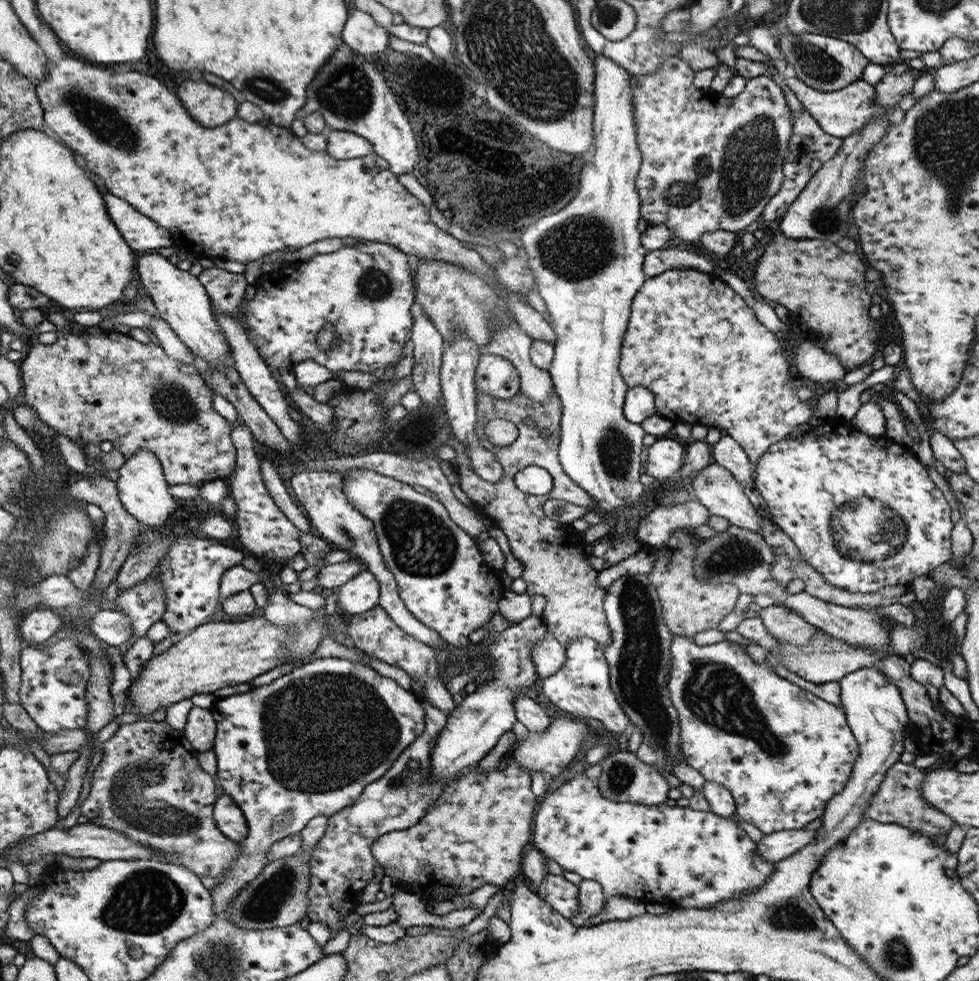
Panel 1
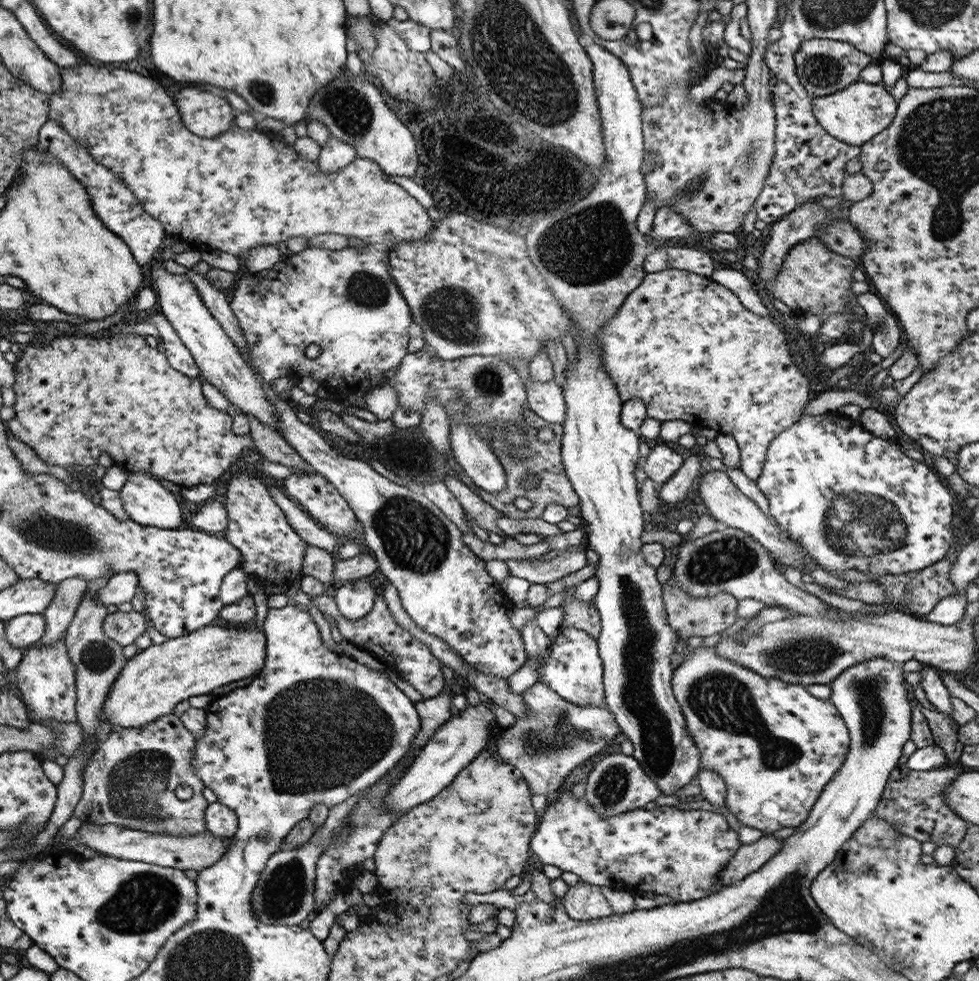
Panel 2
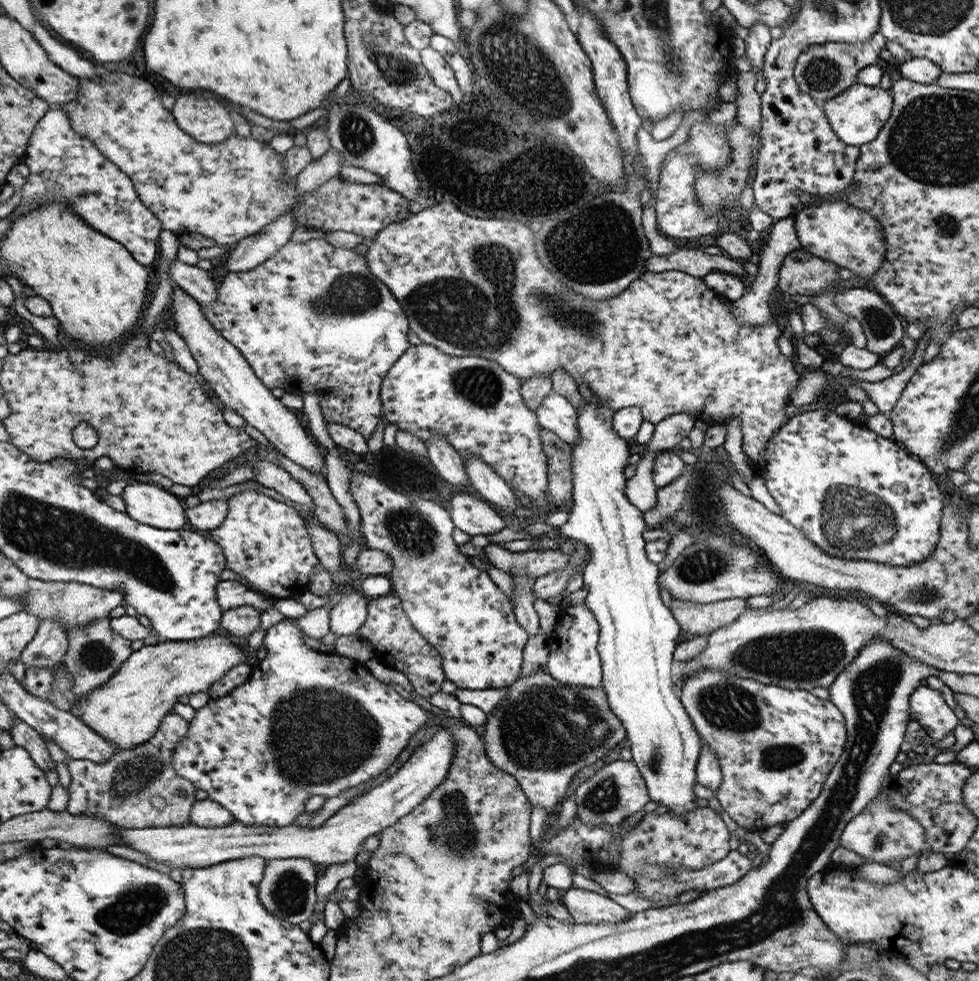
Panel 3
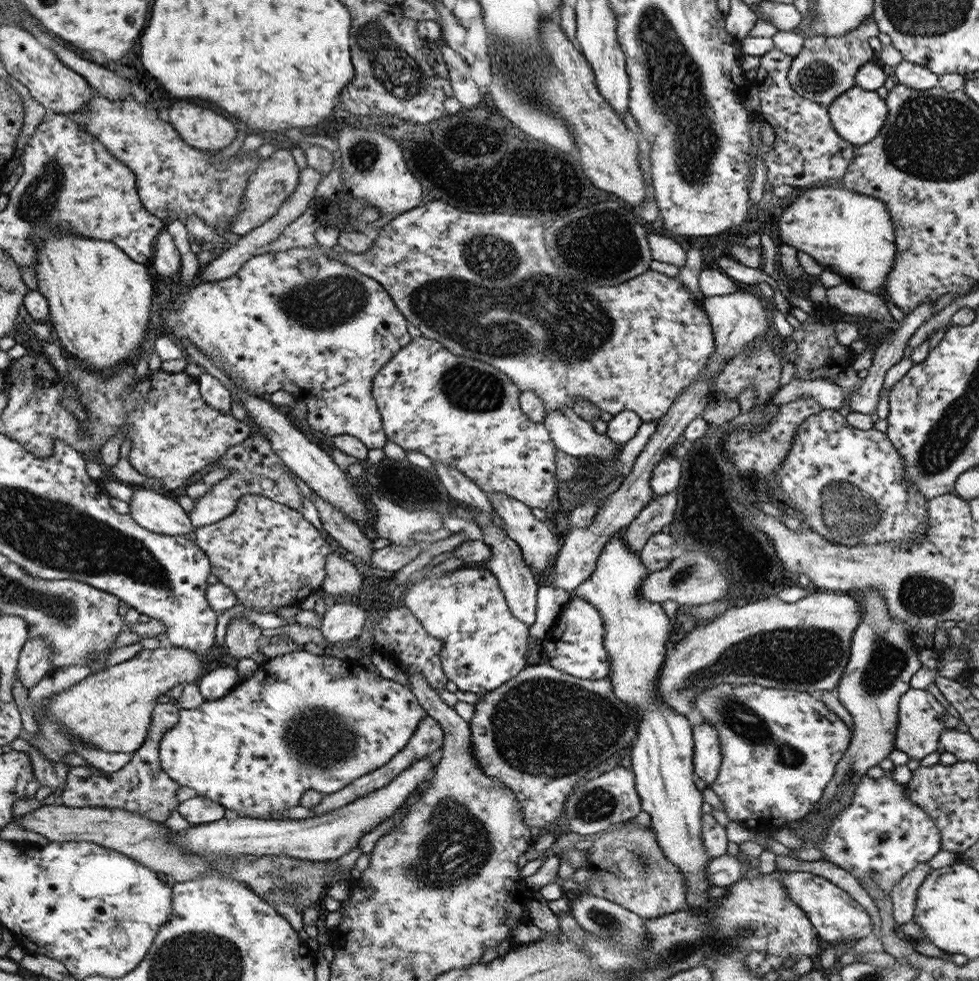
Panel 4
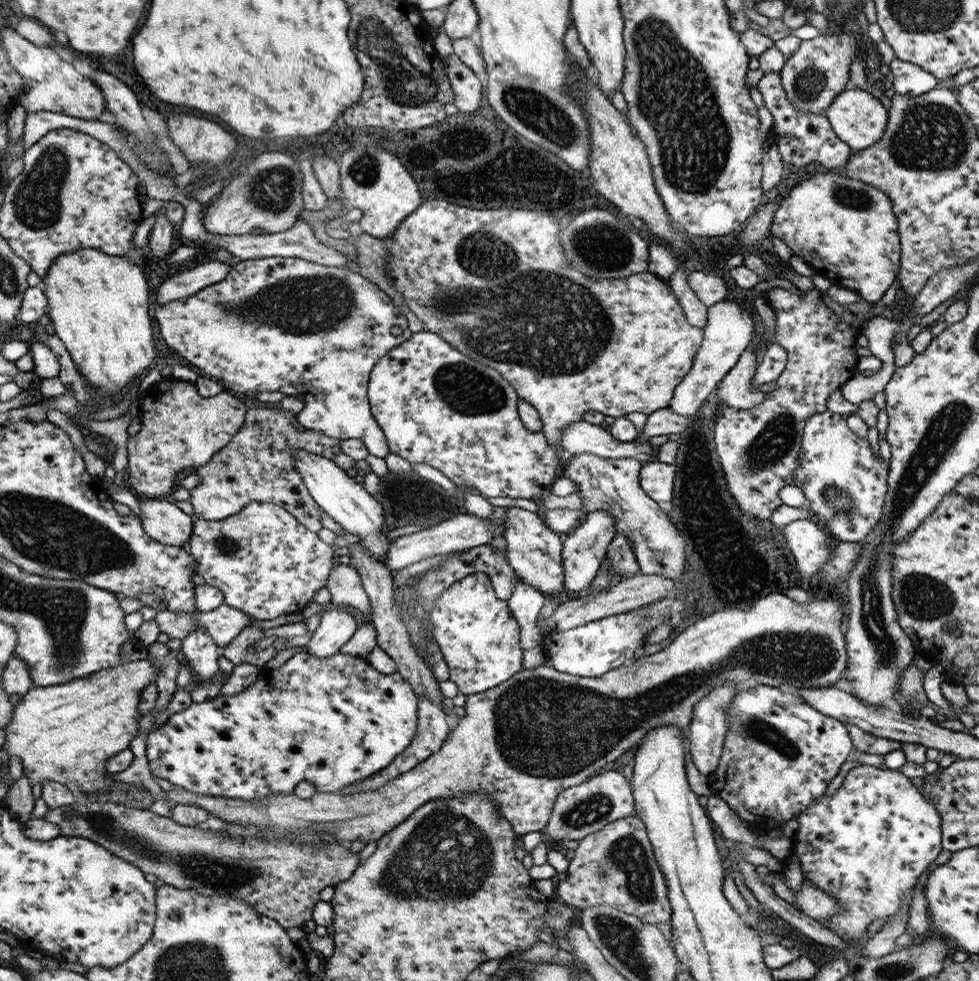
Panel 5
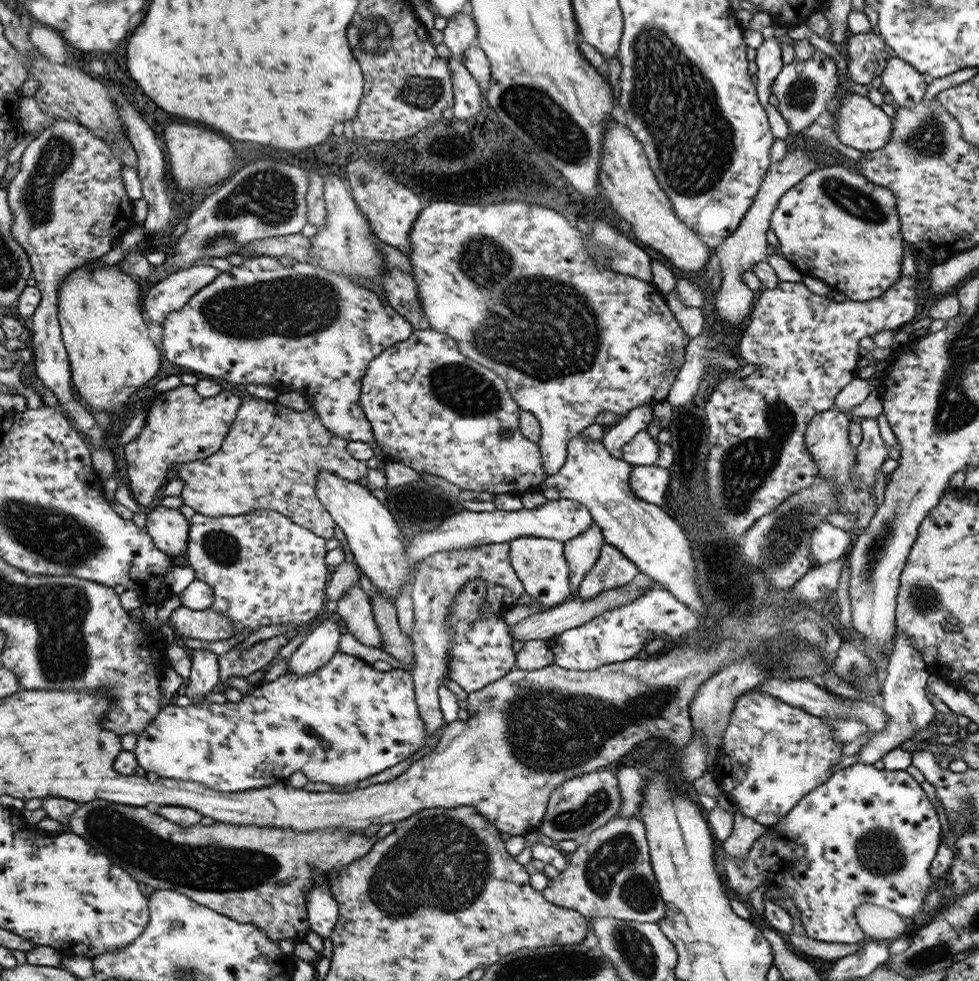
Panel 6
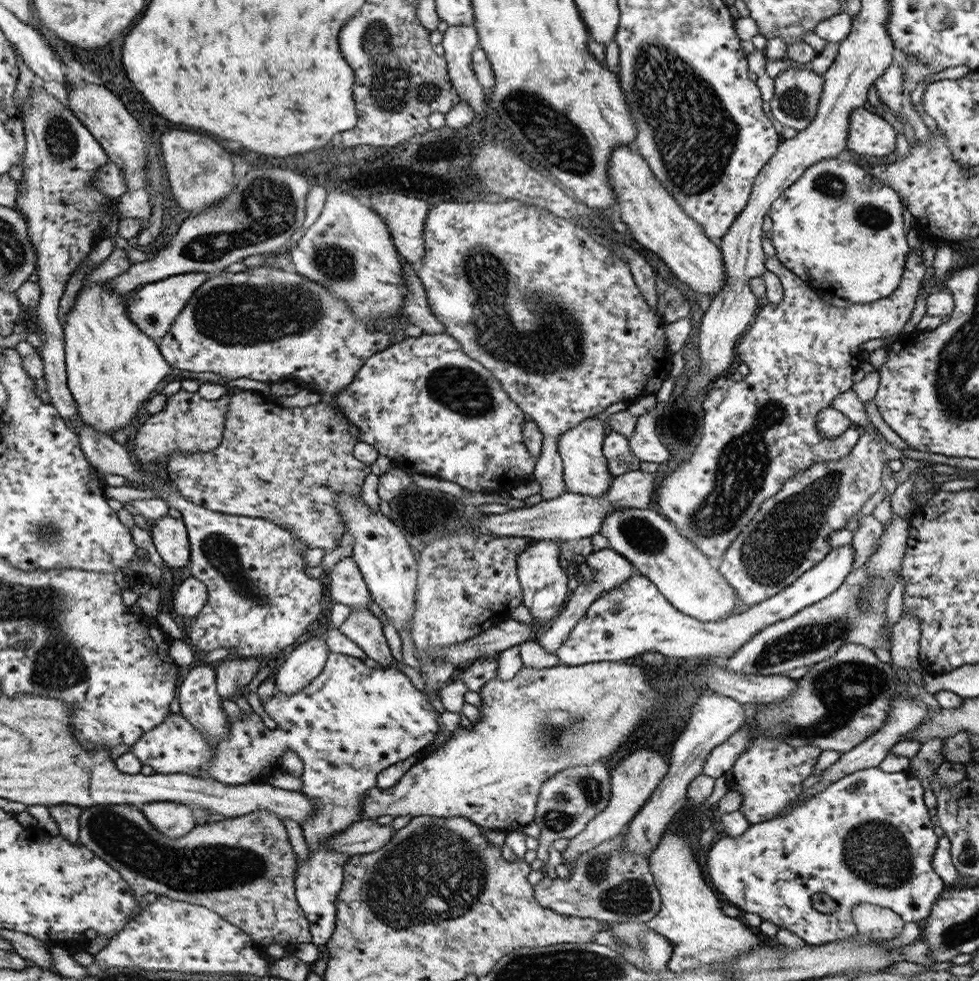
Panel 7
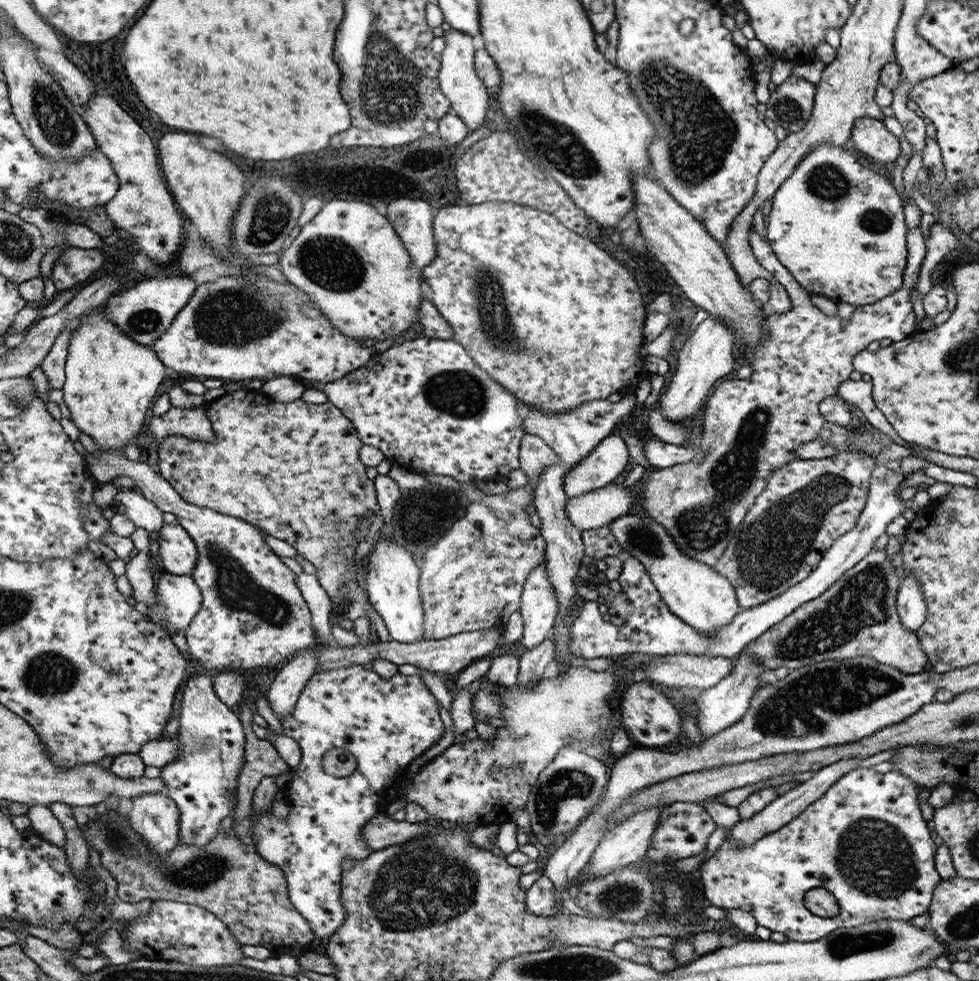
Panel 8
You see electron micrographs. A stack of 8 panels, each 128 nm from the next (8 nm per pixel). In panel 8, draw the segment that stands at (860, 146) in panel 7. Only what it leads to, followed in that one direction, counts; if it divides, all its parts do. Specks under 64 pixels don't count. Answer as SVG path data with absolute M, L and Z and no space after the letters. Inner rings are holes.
M857 118L851 130L854 150L860 150L876 162L896 162L901 152L899 139L881 120Z

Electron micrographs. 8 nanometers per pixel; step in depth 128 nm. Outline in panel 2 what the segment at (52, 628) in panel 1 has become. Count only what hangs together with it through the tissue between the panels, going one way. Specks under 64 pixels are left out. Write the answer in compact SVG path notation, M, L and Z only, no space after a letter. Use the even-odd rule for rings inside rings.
M22 614L4 621L6 639L13 648L26 650L42 639L47 629L43 615Z

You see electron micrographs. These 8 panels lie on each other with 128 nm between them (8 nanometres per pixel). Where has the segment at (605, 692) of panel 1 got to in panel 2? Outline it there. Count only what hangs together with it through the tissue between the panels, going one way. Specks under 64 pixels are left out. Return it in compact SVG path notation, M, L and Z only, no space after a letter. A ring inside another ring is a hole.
M562 628L552 644L550 657L540 667L538 681L546 684L564 701L580 706L606 707L604 701L604 668L598 654L596 639L585 630Z

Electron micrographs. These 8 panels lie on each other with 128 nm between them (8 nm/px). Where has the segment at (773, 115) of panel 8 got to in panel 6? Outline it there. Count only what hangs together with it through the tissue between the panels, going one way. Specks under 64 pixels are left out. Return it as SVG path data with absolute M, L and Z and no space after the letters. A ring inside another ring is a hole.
M814 49L814 54L808 60L794 59L792 63L783 65L771 86L772 94L778 97L777 110L795 134L804 131L830 108L838 89L836 62L819 49Z

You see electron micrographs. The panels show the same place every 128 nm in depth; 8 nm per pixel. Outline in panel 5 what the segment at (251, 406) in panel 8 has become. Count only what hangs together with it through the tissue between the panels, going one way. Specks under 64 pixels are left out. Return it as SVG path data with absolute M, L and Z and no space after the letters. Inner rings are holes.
M262 407L247 409L245 424L235 434L233 440L225 446L225 449L216 454L210 462L198 467L196 471L196 474L202 481L199 485L192 488L189 500L192 503L195 514L200 519L210 521L223 520L226 517L232 517L233 514L240 513L249 502L271 502L281 506L284 510L290 511L311 531L322 529L322 521L320 521L322 508L313 498L313 495L309 493L304 478L301 477L300 471L296 469L296 463L293 461L296 450L306 450L310 454L333 460L342 470L356 471L354 467L356 462L342 451L339 438L330 438L319 430L310 430L302 426L300 429L296 428L296 425L300 425L298 423L299 418L296 414L292 414L284 409Z

